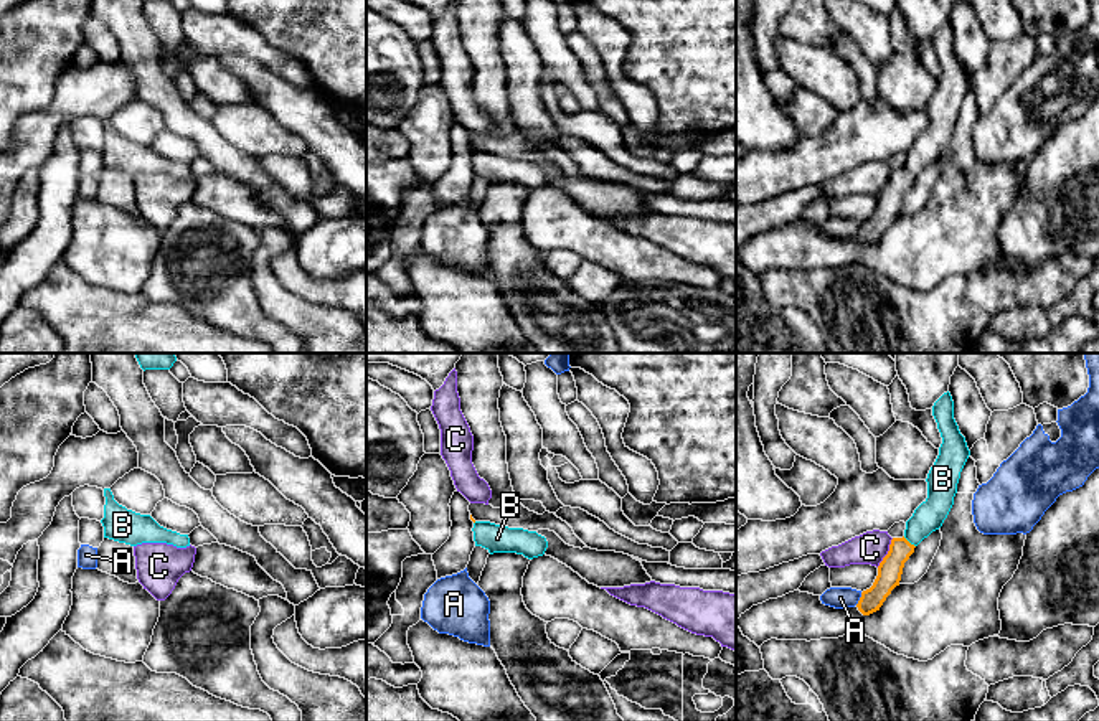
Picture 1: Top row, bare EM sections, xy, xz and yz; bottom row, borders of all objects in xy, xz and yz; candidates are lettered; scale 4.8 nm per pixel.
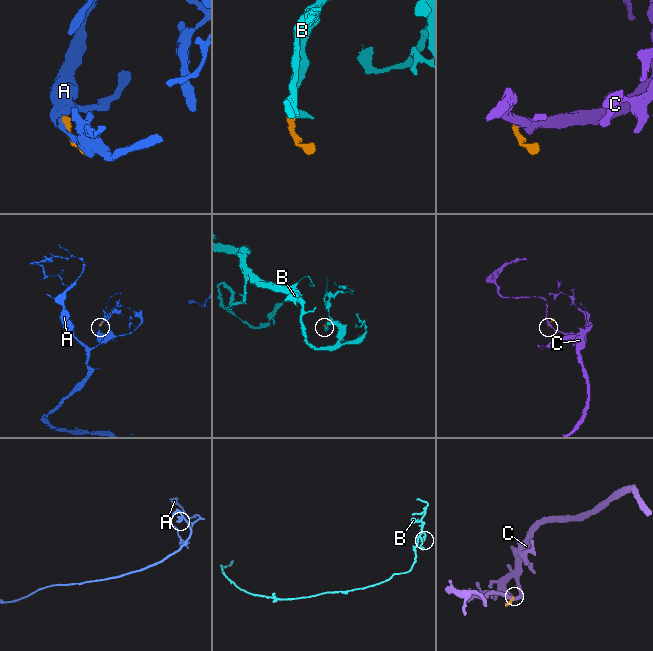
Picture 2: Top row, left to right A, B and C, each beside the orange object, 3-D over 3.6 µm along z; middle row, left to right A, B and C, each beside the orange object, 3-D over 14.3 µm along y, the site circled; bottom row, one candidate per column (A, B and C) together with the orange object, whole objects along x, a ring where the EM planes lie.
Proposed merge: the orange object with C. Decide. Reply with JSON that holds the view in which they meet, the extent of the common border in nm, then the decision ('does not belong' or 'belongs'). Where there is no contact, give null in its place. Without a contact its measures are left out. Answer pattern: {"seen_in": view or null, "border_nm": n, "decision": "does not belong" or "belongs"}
{"seen_in": "yz", "border_nm": 170, "decision": "does not belong"}

